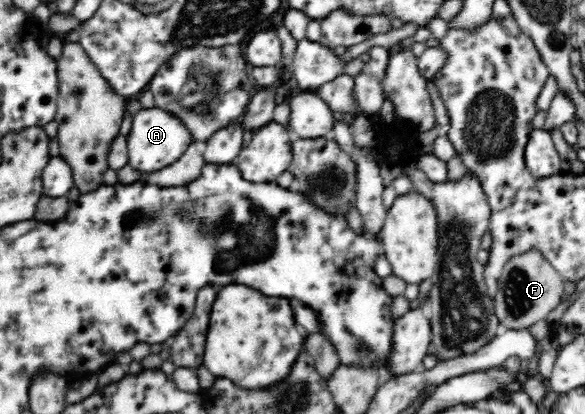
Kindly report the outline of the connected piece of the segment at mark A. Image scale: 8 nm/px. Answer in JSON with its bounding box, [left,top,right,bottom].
[127,107,191,174]

